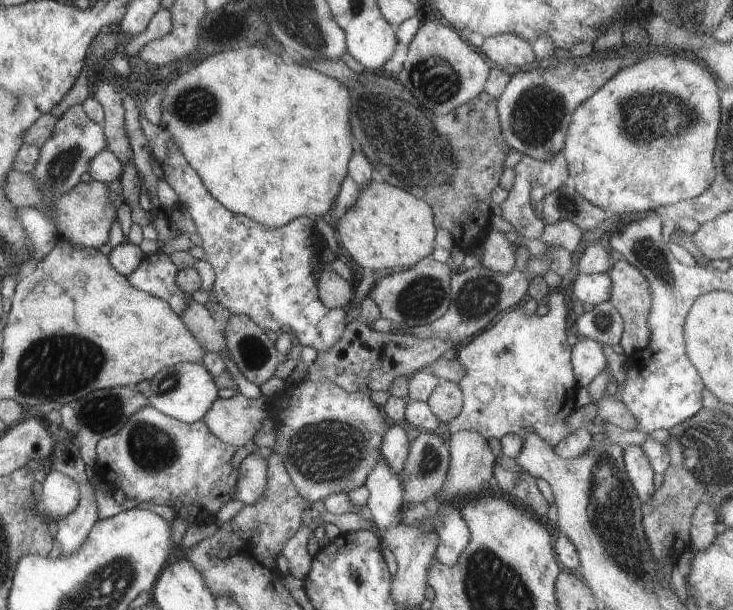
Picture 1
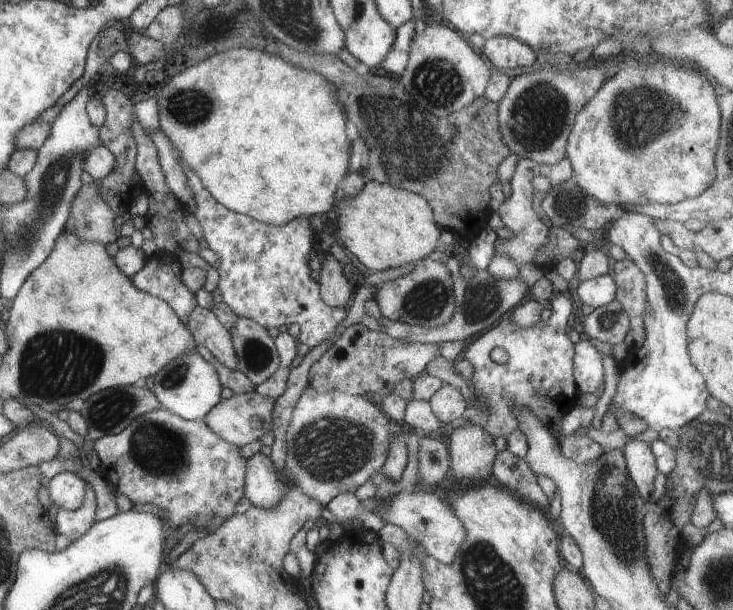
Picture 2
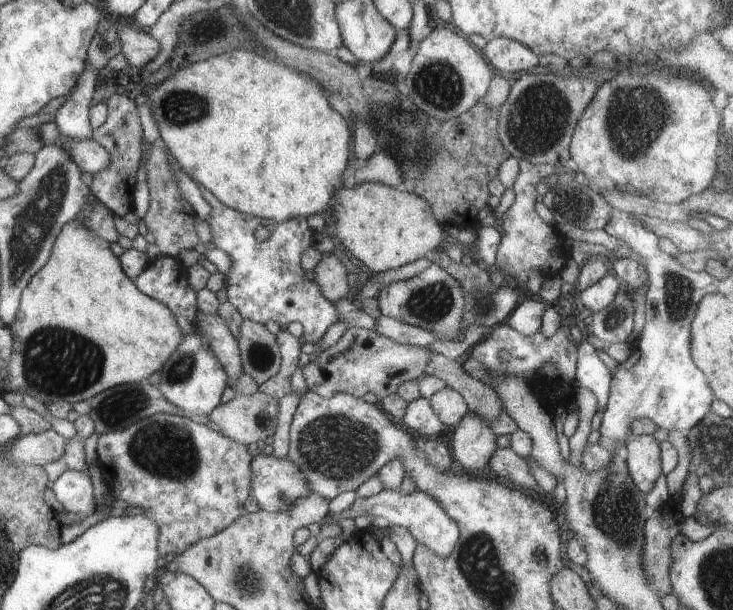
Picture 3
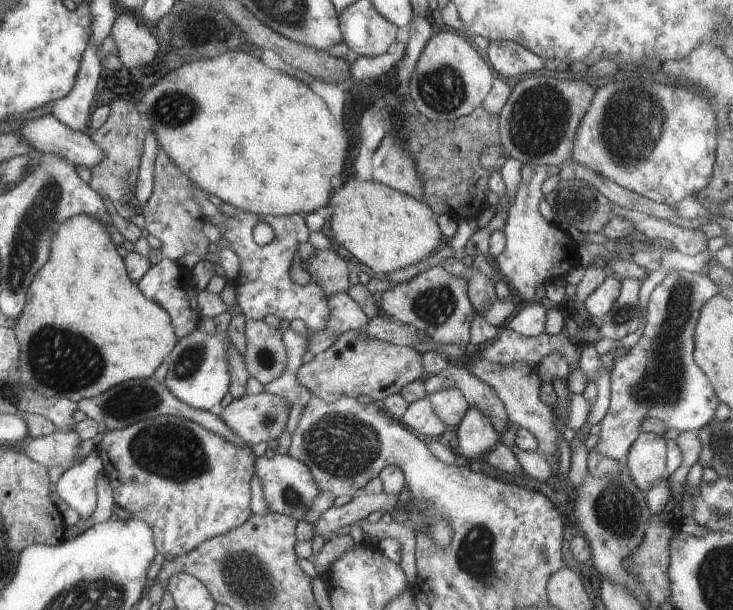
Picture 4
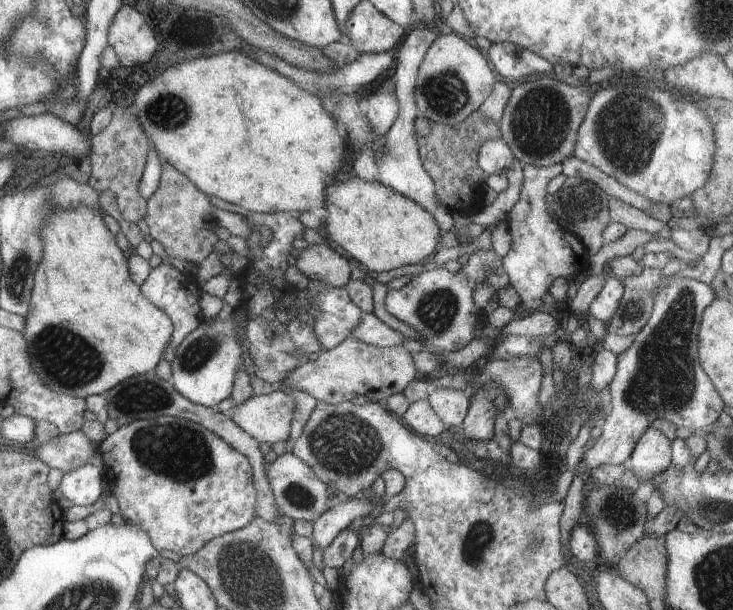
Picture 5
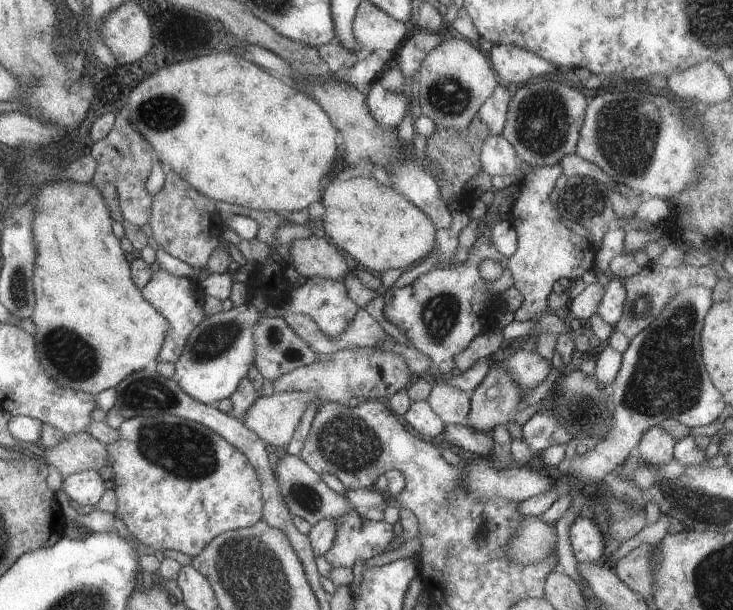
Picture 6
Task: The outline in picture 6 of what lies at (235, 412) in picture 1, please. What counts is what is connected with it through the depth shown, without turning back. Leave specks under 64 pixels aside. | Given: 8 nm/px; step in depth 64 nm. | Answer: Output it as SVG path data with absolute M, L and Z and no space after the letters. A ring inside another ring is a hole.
M275 392L273 396L257 398L245 412L241 424L251 430L261 442L275 446L275 448L287 448L295 426L301 422L301 414L307 408L307 404L321 404L315 392Z

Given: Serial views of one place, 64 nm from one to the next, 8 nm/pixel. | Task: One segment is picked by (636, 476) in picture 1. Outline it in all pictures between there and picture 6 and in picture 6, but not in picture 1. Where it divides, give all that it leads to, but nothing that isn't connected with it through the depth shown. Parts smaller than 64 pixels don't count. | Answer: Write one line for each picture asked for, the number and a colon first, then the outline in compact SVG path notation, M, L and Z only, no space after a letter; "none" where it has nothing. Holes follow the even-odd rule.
2: M629 440L623 446L623 458L631 484L635 486L641 500L647 502L647 498L653 494L653 480L659 474L649 444L641 440Z
3: M653 436L629 438L625 444L623 460L627 464L627 474L633 486L641 494L649 494L659 478L661 460L659 460L659 442Z
4: M653 432L639 434L627 450L625 470L641 494L665 480L665 438Z
5: M645 430L635 442L635 448L629 456L627 468L633 472L639 484L645 484L657 474L663 474L671 466L671 448L669 440L659 430Z
6: M659 426L647 428L647 432L641 436L637 444L637 458L641 464L649 466L663 466L669 460L673 460L673 446L677 442Z

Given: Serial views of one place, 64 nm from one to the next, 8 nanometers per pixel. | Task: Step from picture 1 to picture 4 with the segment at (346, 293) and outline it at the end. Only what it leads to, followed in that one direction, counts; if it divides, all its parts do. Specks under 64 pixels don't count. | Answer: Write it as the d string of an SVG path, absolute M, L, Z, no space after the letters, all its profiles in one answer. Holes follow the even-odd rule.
M315 250L307 262L303 268L325 298L349 290L349 266L333 250Z

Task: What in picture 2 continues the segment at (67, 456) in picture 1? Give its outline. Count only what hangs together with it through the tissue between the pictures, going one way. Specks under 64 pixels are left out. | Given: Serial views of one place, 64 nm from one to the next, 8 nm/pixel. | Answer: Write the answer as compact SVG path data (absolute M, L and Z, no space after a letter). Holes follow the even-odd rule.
M83 484L83 506L79 506L79 510L75 512L65 512L59 510L55 514L55 528L61 536L65 536L69 540L69 544L73 544L75 540L79 540L79 536L83 536L95 522L95 494L91 490L91 486Z

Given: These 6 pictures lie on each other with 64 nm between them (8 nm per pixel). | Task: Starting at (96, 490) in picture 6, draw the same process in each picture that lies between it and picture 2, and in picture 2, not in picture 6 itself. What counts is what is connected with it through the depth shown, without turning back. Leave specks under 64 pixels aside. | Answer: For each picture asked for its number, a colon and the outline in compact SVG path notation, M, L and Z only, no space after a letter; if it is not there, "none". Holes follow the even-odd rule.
2: M61 472L49 480L45 490L53 506L65 512L75 512L79 510L79 506L83 506L83 490L85 490L83 484L85 482L77 474Z
3: M67 470L55 480L51 490L55 494L55 500L63 506L67 514L87 518L87 516L93 516L97 510L89 472Z
4: M91 450L81 464L63 472L55 484L55 494L67 504L67 508L79 514L79 520L87 520L97 508L97 472L103 472L103 464L97 450Z
5: M99 452L83 466L65 472L59 482L59 492L73 506L93 506L103 490L103 462Z

